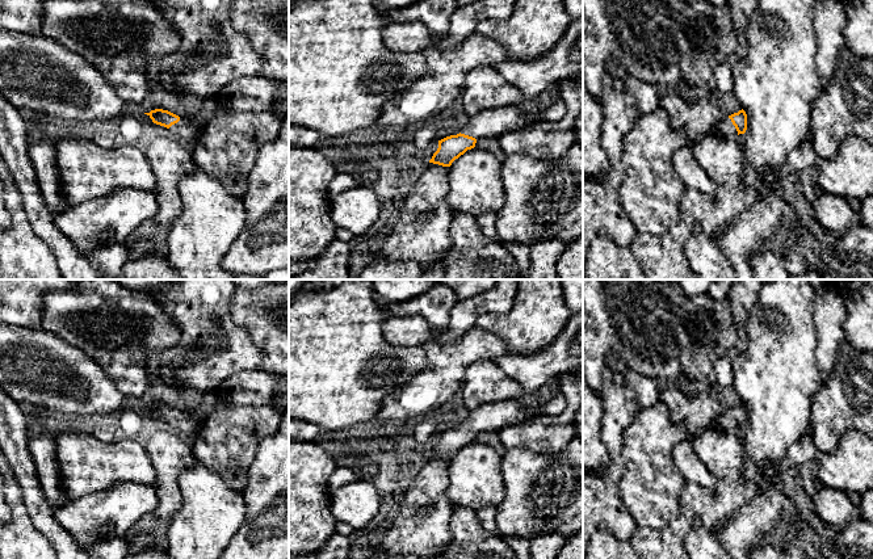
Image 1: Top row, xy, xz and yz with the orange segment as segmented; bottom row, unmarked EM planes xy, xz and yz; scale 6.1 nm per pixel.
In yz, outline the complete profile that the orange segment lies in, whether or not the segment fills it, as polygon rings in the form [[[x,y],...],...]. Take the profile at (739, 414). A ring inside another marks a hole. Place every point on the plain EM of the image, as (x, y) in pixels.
[[[742,403],[731,409],[723,409],[714,420],[713,425],[723,432],[735,432],[747,424],[747,408]]]

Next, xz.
[[[557,392],[545,405],[524,409],[517,400],[500,400],[479,405],[461,416],[461,426],[438,434],[438,442],[429,457],[450,461],[467,444],[475,441],[480,432],[499,432],[509,424],[522,424],[540,415],[558,416],[567,405],[564,395]]]

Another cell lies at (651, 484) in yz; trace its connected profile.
[[[658,402],[642,408],[622,434],[622,459],[625,471],[620,482],[620,497],[638,528],[662,530],[679,514],[680,495],[685,479],[672,457],[673,447],[689,440],[687,432],[676,425],[666,404]]]

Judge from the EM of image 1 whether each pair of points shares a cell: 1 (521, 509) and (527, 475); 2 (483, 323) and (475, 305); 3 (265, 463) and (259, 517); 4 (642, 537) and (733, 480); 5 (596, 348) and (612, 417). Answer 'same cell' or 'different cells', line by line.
1: same cell
2: different cells
3: same cell
4: same cell
5: different cells

